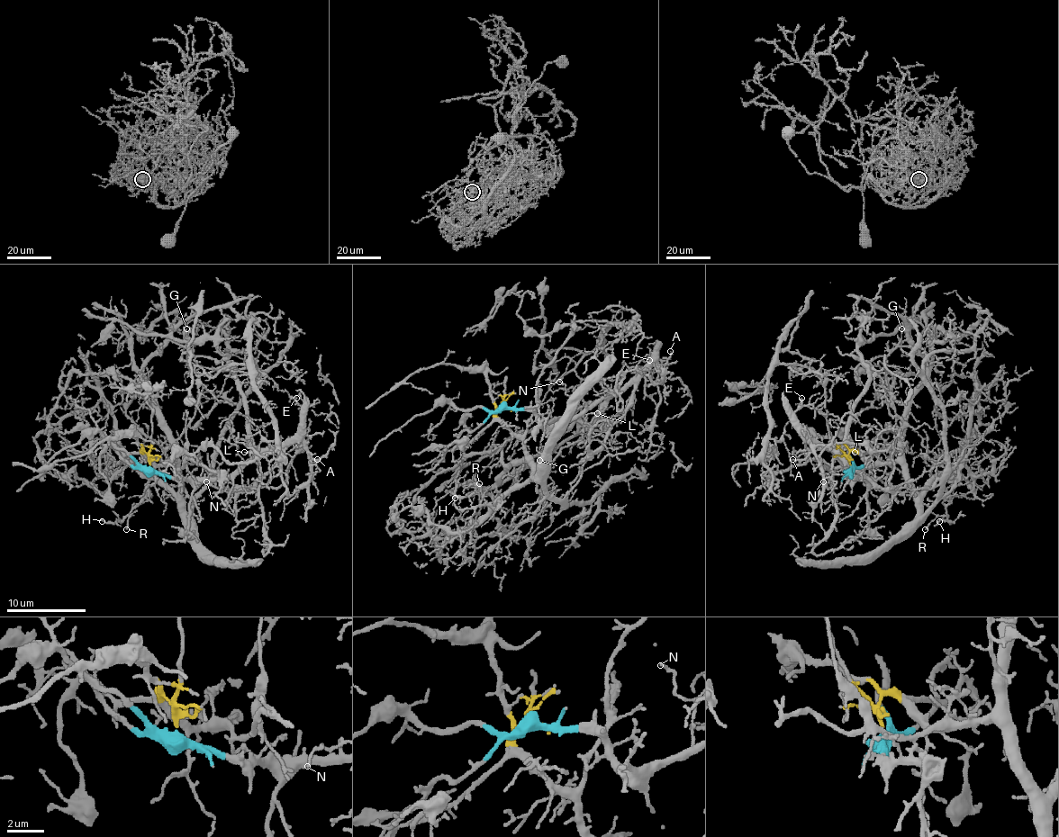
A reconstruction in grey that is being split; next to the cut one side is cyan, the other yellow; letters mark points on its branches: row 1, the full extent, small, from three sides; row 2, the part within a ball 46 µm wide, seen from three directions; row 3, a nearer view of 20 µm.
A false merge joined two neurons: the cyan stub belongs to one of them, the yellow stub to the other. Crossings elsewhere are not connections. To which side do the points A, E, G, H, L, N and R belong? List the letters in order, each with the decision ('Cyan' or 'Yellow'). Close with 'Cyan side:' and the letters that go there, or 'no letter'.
A: Cyan
E: Cyan
G: Yellow
H: Yellow
L: Cyan
N: Cyan
R: Yellow
Cyan side: A, E, L, N

